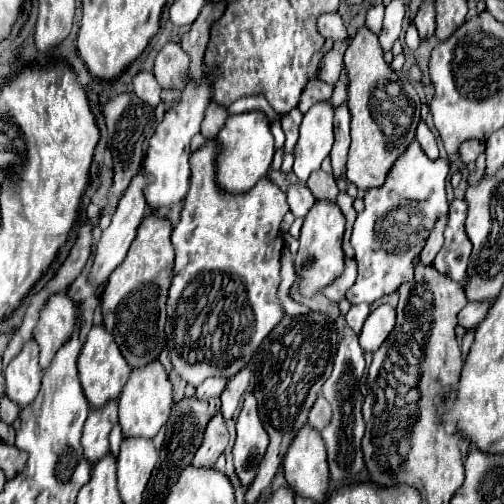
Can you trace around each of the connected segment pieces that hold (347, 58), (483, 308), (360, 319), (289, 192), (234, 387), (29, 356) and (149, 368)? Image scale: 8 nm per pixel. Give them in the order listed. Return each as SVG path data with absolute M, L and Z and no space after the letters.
M366 27L350 39L344 53L344 67L348 73L348 109L352 115L352 145L348 153L346 179L366 191L384 183L394 161L414 139L416 125L420 121L420 99L410 83L384 61L378 37Z
M492 301L468 303L468 305L458 313L458 323L460 323L464 329L476 329L476 325L480 325L480 321L486 319L490 303L492 303Z
M360 303L360 305L350 307L350 311L346 313L346 323L352 327L354 333L360 333L360 329L362 329L368 313L370 313L370 307L366 303Z
M288 185L288 189L286 189L286 199L288 199L290 211L294 213L294 217L304 217L304 215L308 213L308 209L312 207L312 203L314 203L316 197L310 193L308 187Z
M242 369L240 373L236 373L234 377L228 379L226 389L224 389L224 393L222 393L222 409L220 409L224 419L228 419L228 417L236 411L240 397L244 395L244 391L246 391L248 385L250 385L250 377L252 377L252 373L250 373L248 369Z
M34 339L24 343L22 351L8 363L4 379L6 397L16 401L20 407L26 407L34 401L42 379L42 369L38 365L38 343Z
M150 361L142 369L134 369L118 397L118 423L124 437L146 437L152 439L160 427L168 421L172 409L172 383L160 361Z

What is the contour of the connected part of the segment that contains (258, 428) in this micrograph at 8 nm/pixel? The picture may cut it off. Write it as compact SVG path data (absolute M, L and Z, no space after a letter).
M252 393L244 397L242 411L236 421L234 443L234 467L244 487L248 487L258 471L258 465L266 453L268 435L258 417L258 403Z

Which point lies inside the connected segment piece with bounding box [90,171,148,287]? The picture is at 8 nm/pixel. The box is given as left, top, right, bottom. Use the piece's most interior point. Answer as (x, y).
(113, 245)

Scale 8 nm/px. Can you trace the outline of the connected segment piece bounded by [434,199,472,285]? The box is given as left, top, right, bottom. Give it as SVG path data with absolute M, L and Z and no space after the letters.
M452 201L448 209L448 227L444 231L444 247L434 259L434 267L438 273L450 277L452 281L458 281L458 285L466 285L466 269L468 269L468 257L472 251L472 243L464 231L466 221L466 201Z

